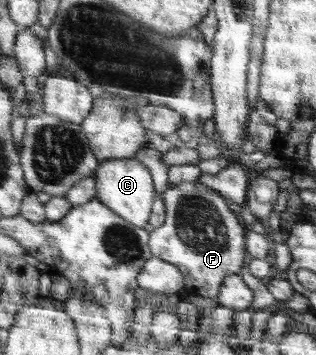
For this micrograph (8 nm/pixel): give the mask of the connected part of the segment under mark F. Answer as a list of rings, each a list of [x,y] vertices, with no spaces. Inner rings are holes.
[[[183,182],[179,185],[171,185],[163,193],[163,202],[165,202],[166,218],[163,225],[151,231],[149,239],[151,253],[181,271],[185,283],[183,288],[187,293],[215,299],[225,279],[237,274],[245,263],[245,237],[239,219],[227,209],[223,197],[217,191],[201,183]]]

